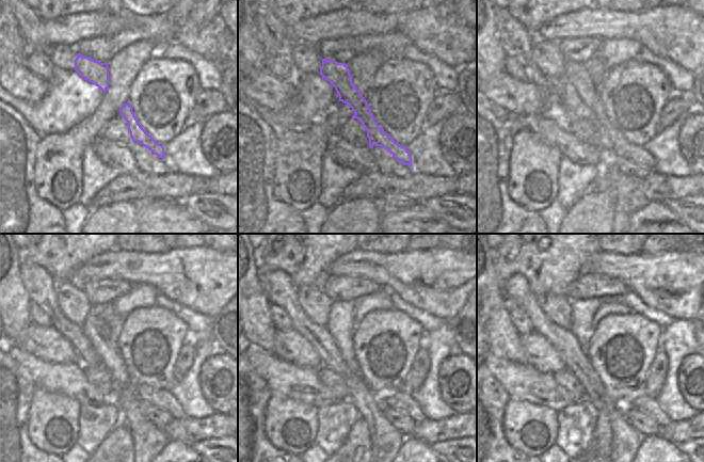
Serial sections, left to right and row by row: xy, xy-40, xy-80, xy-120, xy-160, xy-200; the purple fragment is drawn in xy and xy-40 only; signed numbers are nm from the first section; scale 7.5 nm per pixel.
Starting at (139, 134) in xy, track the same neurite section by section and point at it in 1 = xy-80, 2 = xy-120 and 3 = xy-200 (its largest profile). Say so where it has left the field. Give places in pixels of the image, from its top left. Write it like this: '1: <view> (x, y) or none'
1: xy-80 (612, 143)
2: xy-120 (163, 399)
3: xy-200 (643, 402)

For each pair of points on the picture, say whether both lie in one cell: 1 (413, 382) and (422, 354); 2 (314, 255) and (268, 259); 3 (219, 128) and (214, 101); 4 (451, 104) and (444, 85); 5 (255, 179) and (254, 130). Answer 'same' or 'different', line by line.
1: same
2: same
3: different
4: different
5: same

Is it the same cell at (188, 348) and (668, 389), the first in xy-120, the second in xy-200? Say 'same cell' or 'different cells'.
different cells

